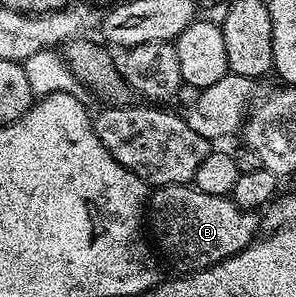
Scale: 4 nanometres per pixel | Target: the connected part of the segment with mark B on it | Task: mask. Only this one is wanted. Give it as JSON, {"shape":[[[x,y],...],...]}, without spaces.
{"shape":[[[193,184],[188,186],[160,186],[148,198],[148,230],[154,233],[153,241],[158,241],[157,249],[162,249],[161,257],[175,266],[175,271],[194,274],[197,270],[206,270],[218,262],[236,256],[251,242],[256,233],[246,223],[247,215],[234,203],[230,196],[208,196],[208,192],[200,192]]]}

